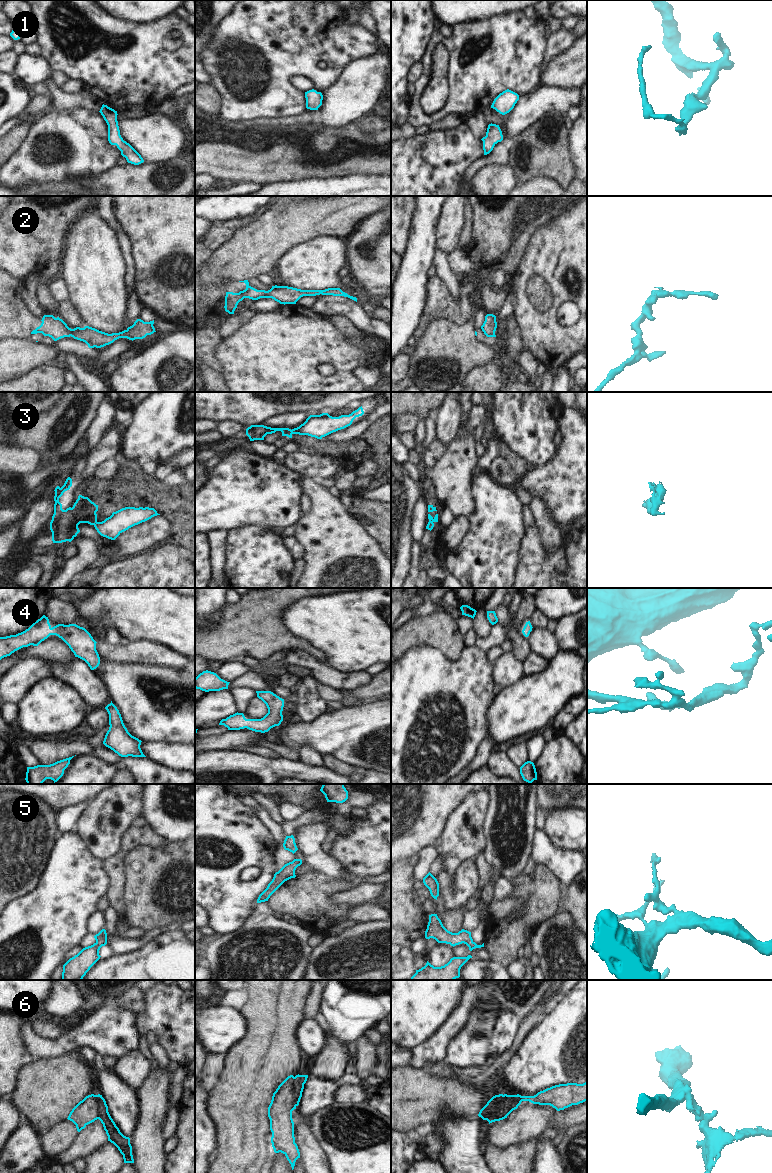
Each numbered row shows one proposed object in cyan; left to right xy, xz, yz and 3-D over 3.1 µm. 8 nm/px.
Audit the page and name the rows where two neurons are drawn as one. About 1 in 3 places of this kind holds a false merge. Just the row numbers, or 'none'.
2, 6

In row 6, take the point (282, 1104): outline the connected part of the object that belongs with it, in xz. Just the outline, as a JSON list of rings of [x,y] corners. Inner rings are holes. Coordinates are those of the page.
[[[288,1076],[273,1093],[268,1107],[270,1130],[272,1132],[271,1143],[275,1153],[283,1153],[292,1170],[295,1162],[300,1158],[300,1152],[294,1137],[294,1122],[292,1111],[296,1109],[292,1086],[294,1076]]]

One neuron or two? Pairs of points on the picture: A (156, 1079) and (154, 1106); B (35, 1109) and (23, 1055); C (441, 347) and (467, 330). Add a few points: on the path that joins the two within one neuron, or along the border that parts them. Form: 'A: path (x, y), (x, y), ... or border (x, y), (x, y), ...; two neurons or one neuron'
A: path (155, 1086), (154, 1099); one neuron
B: border (34, 1059), (24, 1066), (16, 1086); two neurons
C: path (447, 347), (450, 347), (461, 336); one neuron

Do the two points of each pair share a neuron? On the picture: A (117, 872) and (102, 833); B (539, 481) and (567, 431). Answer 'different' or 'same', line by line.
A: different
B: same

